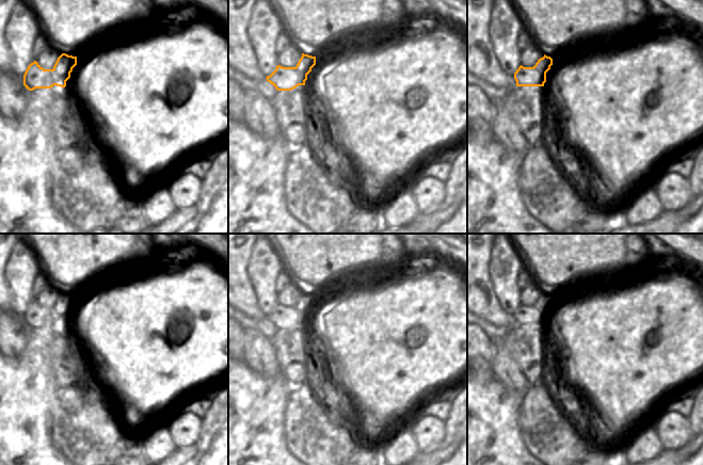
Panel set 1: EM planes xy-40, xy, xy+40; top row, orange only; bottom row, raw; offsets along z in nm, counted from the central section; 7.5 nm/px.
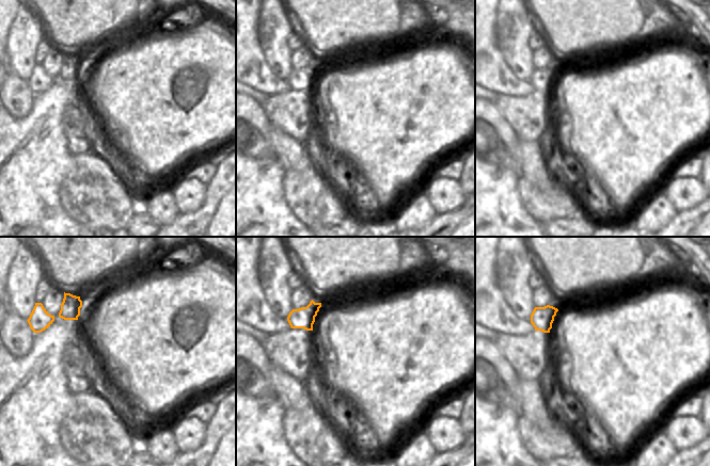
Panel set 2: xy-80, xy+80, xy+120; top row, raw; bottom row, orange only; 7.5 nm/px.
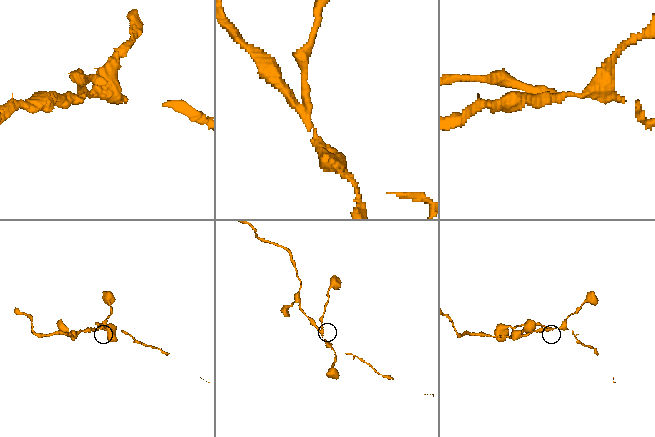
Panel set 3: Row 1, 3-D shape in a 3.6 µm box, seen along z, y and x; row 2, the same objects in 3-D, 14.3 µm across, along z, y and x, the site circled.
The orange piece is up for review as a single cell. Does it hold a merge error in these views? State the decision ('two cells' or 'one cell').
two cells

